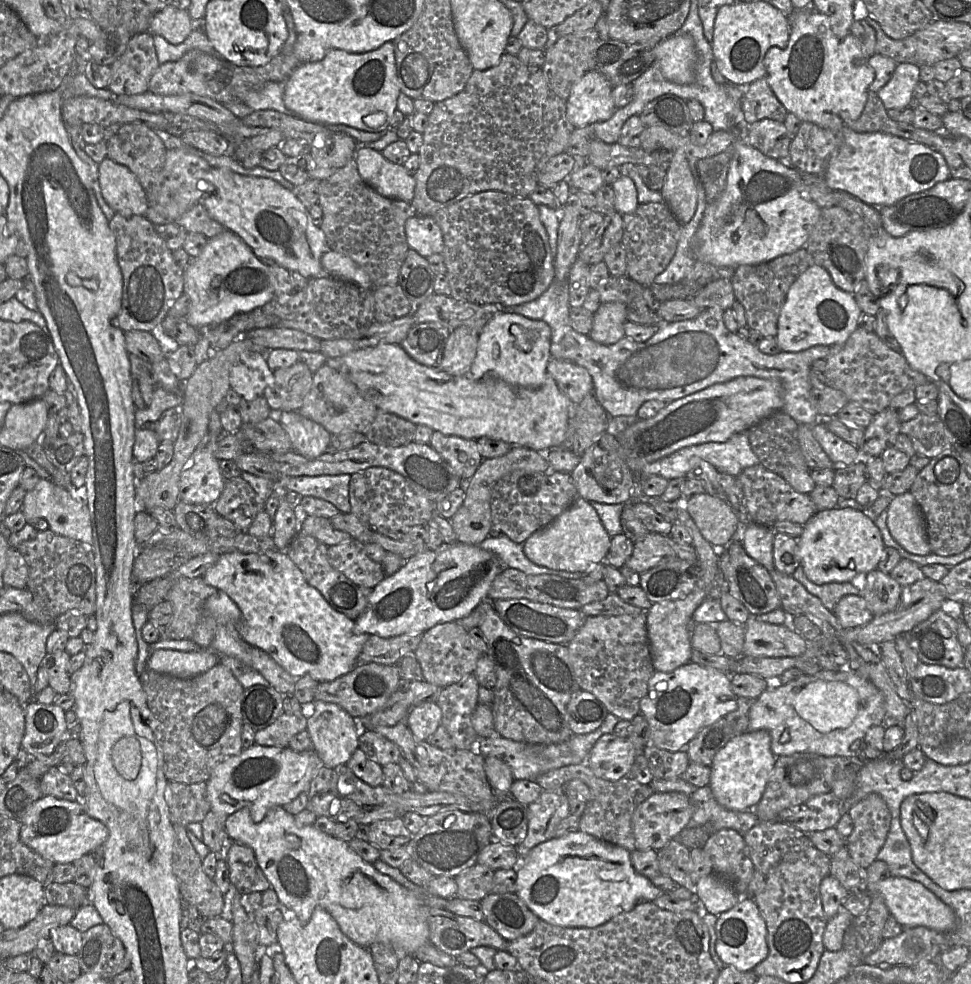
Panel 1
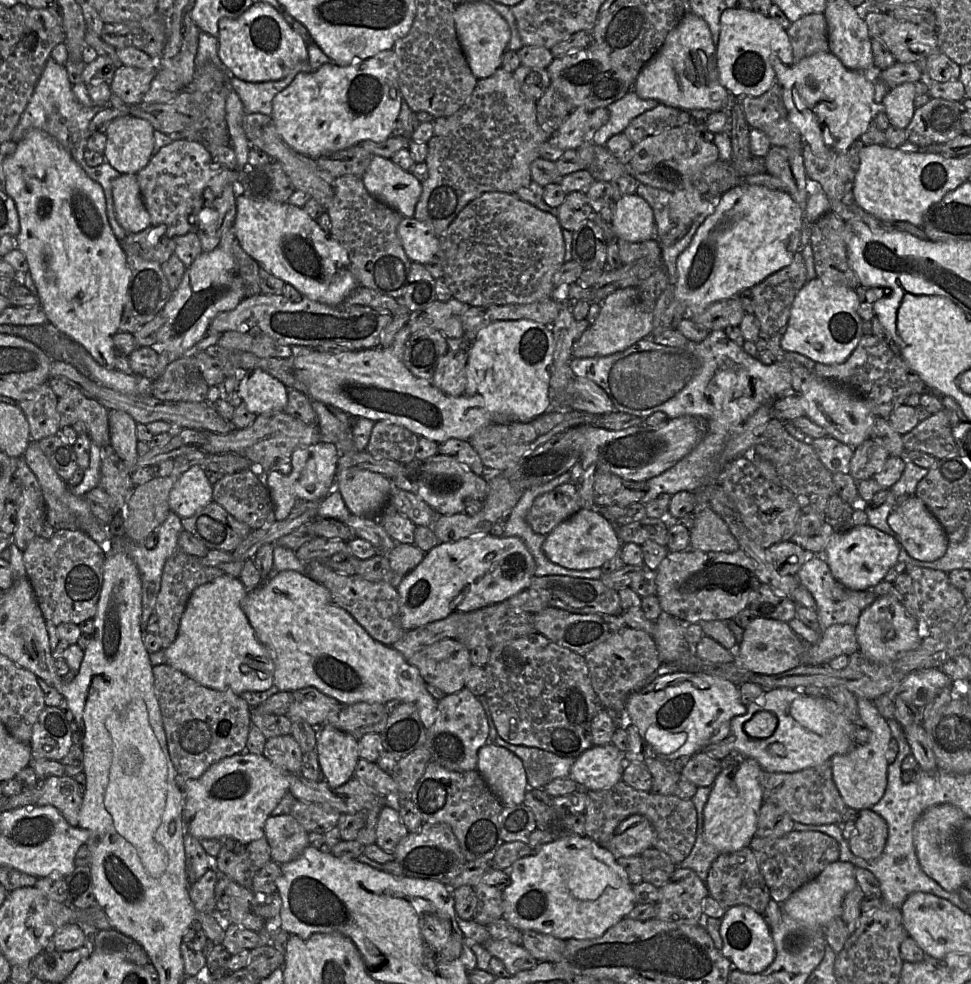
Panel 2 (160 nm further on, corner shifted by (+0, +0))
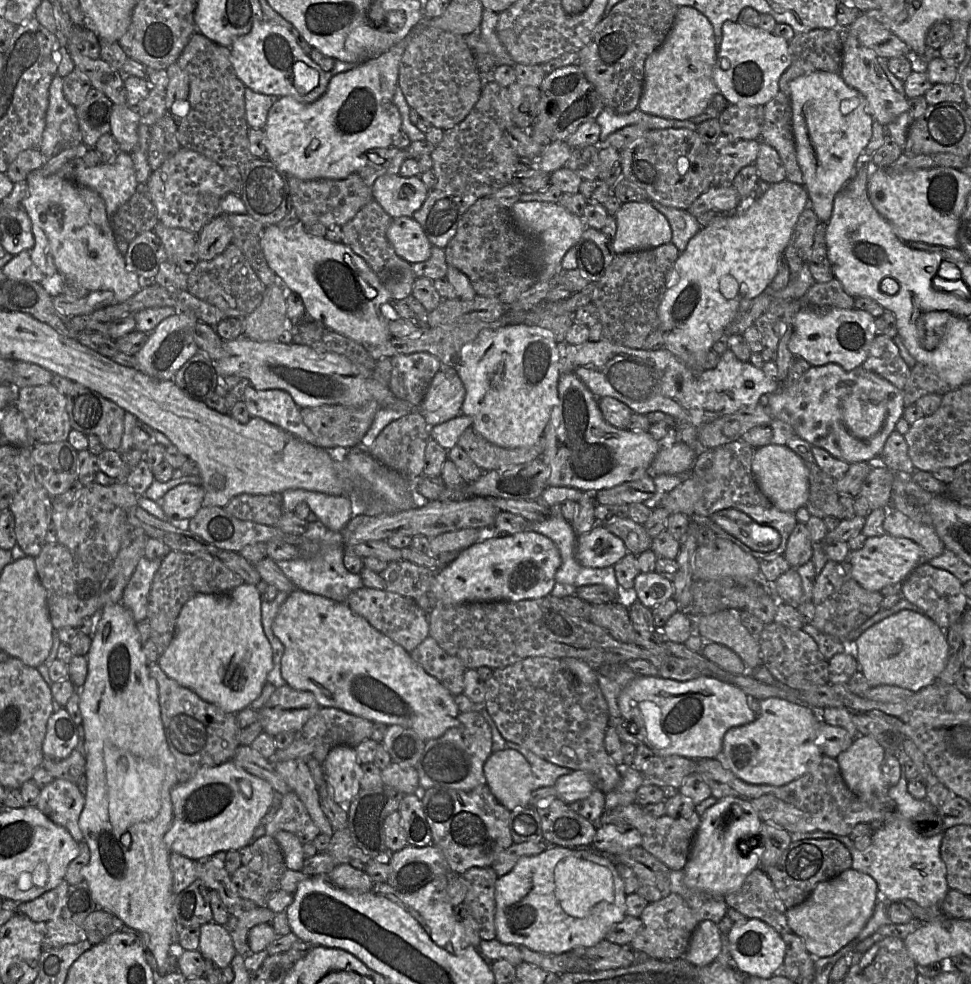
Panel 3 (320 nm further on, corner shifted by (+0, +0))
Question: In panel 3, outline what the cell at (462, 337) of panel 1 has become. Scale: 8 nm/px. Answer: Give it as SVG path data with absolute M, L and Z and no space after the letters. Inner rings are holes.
M442 366L426 391L419 411L429 427L447 422L461 414L465 387L456 369Z

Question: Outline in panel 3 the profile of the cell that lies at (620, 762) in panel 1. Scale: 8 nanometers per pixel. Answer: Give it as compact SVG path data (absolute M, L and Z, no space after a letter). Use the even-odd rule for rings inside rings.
M575 770L557 779L555 785L557 799L569 805L586 799L596 789L592 776L584 770Z

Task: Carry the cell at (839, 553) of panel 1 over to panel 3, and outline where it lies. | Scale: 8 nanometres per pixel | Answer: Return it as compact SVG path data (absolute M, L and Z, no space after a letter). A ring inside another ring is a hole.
M889 534L868 537L863 547L850 552L848 557L853 578L861 587L870 592L880 592L883 587L890 584L902 584L923 561L924 553L917 543L907 538L894 537Z

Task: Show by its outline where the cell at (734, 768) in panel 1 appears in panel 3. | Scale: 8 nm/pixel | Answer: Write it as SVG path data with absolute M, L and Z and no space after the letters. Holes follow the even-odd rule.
M724 797L708 808L701 816L683 868L685 885L713 897L724 897L738 890L748 874L761 864L761 824L762 820L752 805L737 797Z

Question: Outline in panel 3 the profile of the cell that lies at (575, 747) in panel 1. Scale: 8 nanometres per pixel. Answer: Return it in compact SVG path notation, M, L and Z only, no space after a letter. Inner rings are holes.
M506 741L506 747L518 751L529 762L533 772L532 790L554 786L558 778L573 772L573 770L569 768L553 764L537 756L530 750L525 749L516 743Z

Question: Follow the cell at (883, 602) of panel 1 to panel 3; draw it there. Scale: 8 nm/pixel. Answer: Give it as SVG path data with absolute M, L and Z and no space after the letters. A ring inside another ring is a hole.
M901 610L872 625L850 643L871 687L897 686L915 693L936 683L948 658L946 631L925 614Z

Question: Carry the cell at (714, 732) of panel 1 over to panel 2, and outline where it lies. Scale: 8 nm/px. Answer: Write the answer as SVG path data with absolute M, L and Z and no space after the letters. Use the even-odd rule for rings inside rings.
M699 751L682 764L681 779L699 787L711 787L722 769L722 761Z

